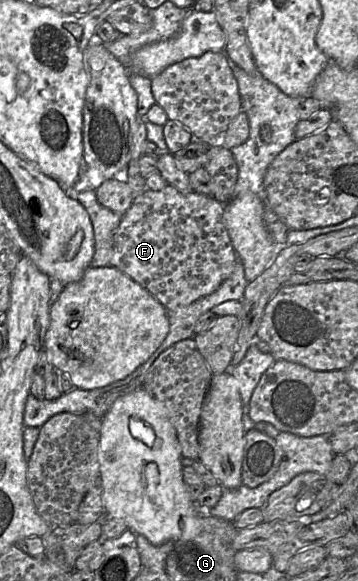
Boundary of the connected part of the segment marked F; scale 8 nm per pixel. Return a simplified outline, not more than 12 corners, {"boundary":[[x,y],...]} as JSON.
{"boundary":[[134,198],[110,266],[167,310],[213,293],[236,252],[224,207]]}

